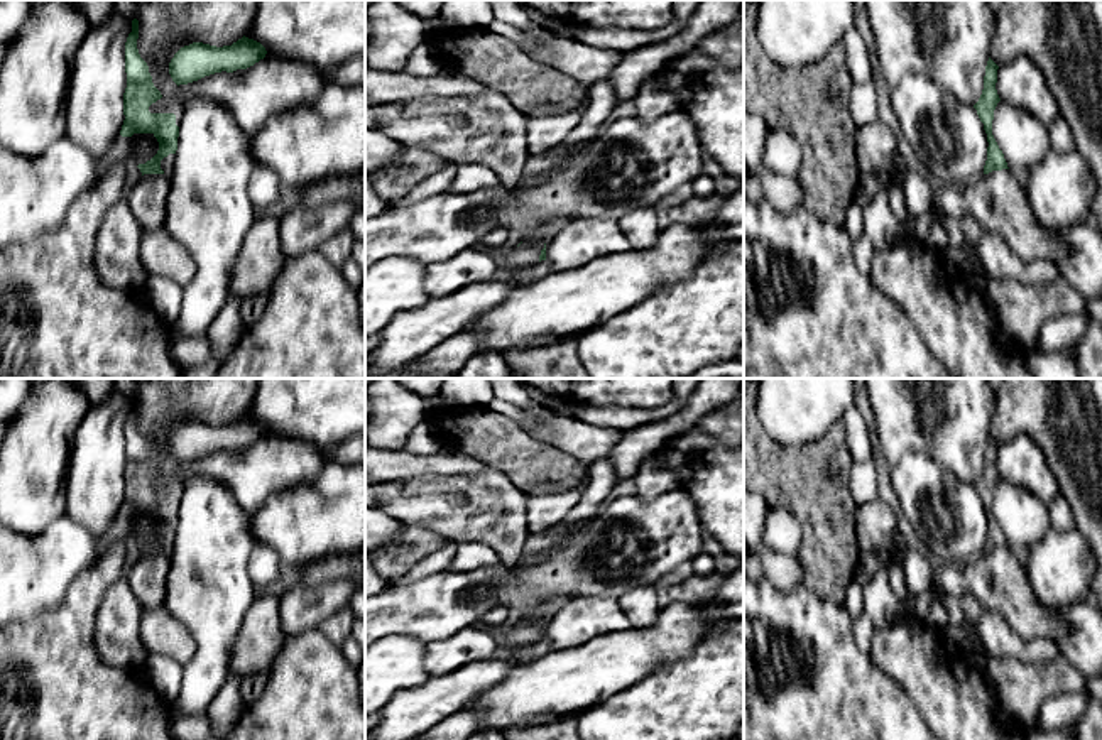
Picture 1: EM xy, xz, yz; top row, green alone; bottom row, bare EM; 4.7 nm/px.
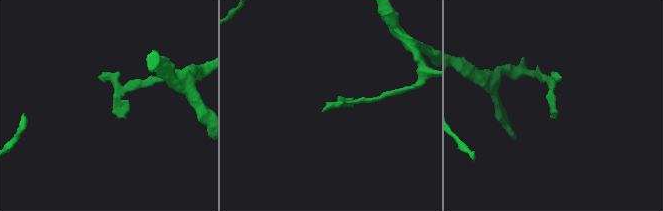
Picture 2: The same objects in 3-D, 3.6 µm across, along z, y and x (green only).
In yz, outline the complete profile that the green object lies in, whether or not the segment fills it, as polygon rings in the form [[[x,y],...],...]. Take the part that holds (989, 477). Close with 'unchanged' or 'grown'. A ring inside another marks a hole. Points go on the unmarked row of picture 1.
[[[989,436],[984,454],[984,468],[979,480],[974,483],[980,500],[984,502],[984,509],[987,512],[987,520],[989,520],[984,552],[989,552],[992,549],[1009,547],[1004,532],[992,514],[994,488],[1001,480],[996,468],[997,448],[999,444]]]; unchanged

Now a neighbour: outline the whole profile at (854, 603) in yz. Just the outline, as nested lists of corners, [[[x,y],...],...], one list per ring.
[[[854,578],[845,591],[843,607],[852,620],[857,620],[864,613],[862,583]]]

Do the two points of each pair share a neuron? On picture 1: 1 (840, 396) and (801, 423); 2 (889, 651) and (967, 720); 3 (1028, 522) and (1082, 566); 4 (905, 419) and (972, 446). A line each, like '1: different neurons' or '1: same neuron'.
1: same neuron
2: same neuron
3: same neuron
4: same neuron

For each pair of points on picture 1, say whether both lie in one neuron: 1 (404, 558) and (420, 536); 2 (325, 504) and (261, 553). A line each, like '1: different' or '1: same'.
1: same
2: different

